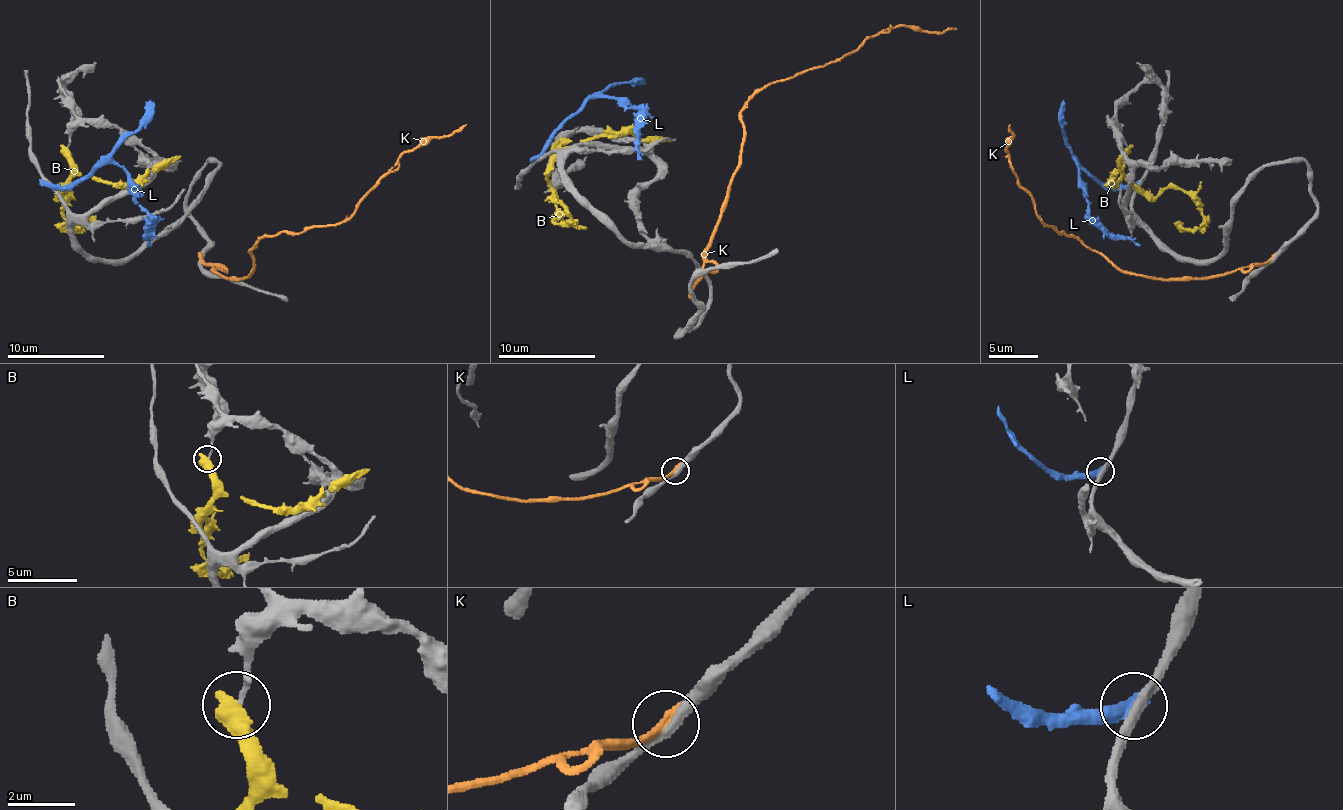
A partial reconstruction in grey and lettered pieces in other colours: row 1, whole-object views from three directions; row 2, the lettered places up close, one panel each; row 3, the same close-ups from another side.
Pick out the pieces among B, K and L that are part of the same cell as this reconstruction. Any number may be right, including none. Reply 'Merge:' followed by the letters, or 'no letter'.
Merge: no letter

